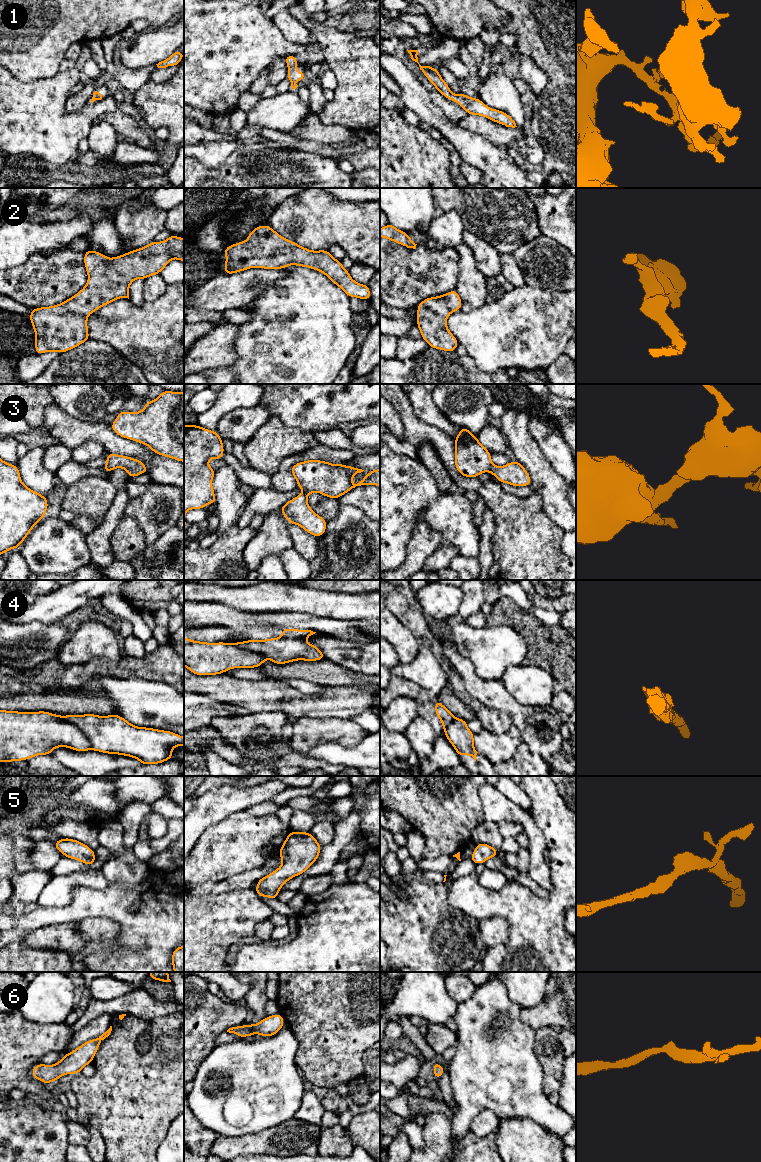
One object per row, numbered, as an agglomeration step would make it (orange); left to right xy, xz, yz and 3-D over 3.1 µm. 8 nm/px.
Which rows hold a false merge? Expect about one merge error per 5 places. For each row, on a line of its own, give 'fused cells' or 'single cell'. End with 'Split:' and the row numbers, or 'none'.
1: single cell
2: single cell
3: fused cells
4: fused cells
5: single cell
6: single cell
Split: 3, 4

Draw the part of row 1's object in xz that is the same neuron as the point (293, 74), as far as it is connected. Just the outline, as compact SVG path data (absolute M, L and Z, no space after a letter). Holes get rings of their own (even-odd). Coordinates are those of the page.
M288 55L284 58L284 60L289 69L287 72L287 78L291 82L291 87L293 89L296 89L298 87L298 85L296 84L296 81L297 80L305 80L306 74L305 74L305 72L299 72L298 69L296 68L298 61L294 55Z

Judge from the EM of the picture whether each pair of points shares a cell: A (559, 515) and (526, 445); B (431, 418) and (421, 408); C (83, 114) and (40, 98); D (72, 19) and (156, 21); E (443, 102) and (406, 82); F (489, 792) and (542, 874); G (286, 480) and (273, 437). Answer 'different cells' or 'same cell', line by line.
A: same cell
B: same cell
C: same cell
D: same cell
E: different cells
F: same cell
G: different cells

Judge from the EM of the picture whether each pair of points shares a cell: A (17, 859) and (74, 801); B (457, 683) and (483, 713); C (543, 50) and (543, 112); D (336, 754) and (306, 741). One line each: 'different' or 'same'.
A: different
B: same
C: same
D: different

